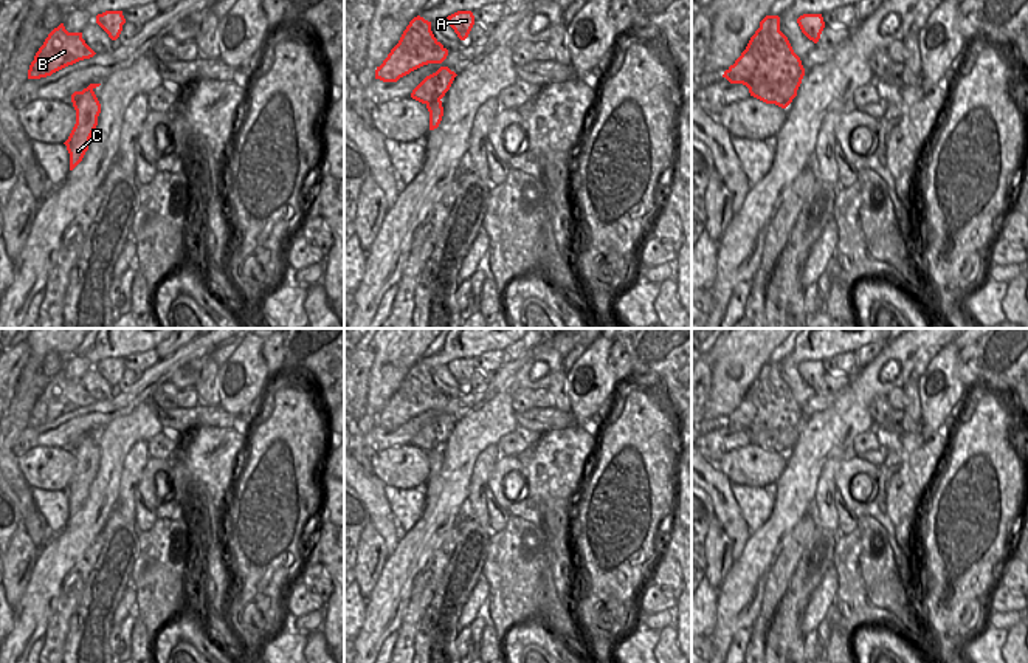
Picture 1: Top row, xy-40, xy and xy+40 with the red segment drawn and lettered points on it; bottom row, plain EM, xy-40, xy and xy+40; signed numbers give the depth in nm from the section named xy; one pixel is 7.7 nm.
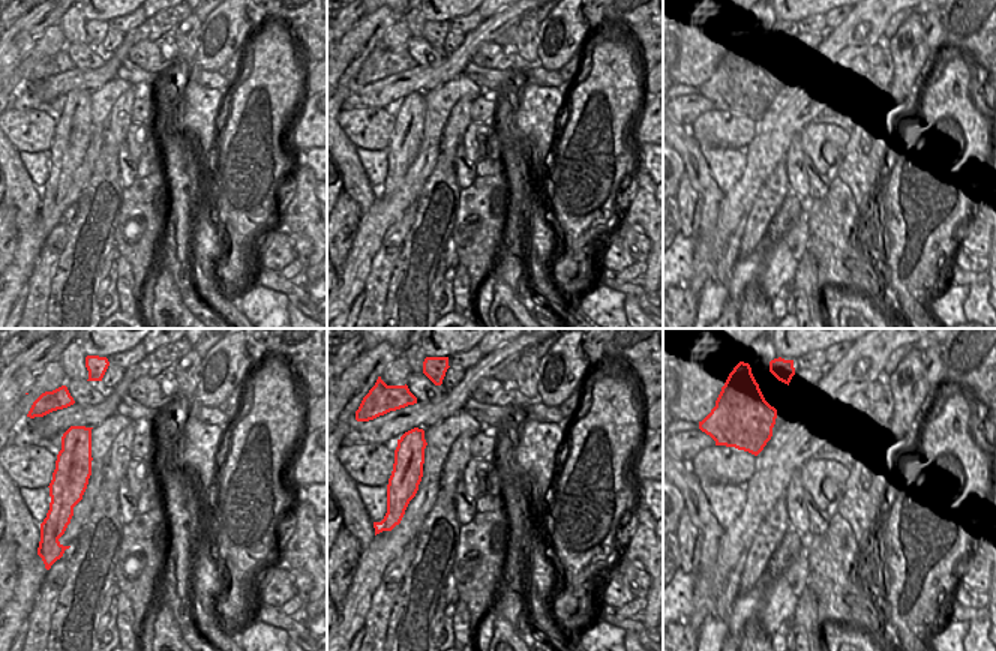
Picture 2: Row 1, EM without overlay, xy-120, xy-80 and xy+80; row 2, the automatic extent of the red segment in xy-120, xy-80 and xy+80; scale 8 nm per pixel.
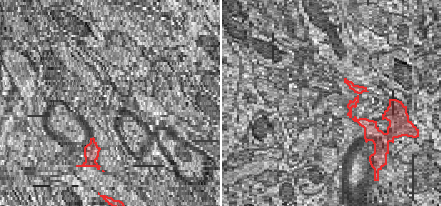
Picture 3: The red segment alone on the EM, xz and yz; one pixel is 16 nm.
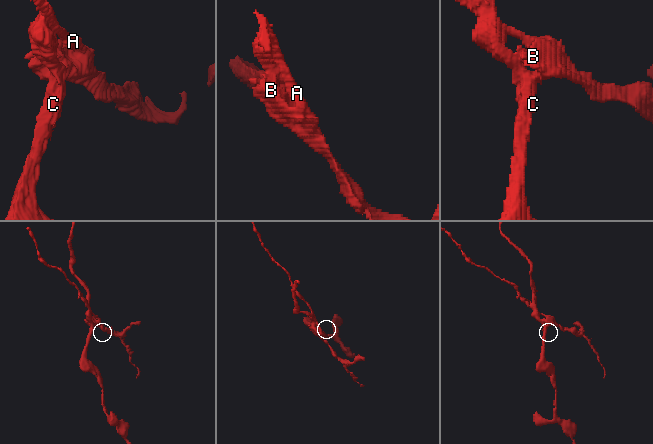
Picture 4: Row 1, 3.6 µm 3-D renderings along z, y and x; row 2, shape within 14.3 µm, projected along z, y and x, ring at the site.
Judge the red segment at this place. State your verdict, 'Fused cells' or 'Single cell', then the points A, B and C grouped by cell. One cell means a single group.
Fused cells. Groups: A B / C.

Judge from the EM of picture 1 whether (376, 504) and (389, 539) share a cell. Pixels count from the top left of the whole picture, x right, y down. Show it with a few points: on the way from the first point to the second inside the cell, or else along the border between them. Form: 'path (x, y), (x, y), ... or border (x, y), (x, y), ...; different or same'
path (379, 513), (389, 530); same

